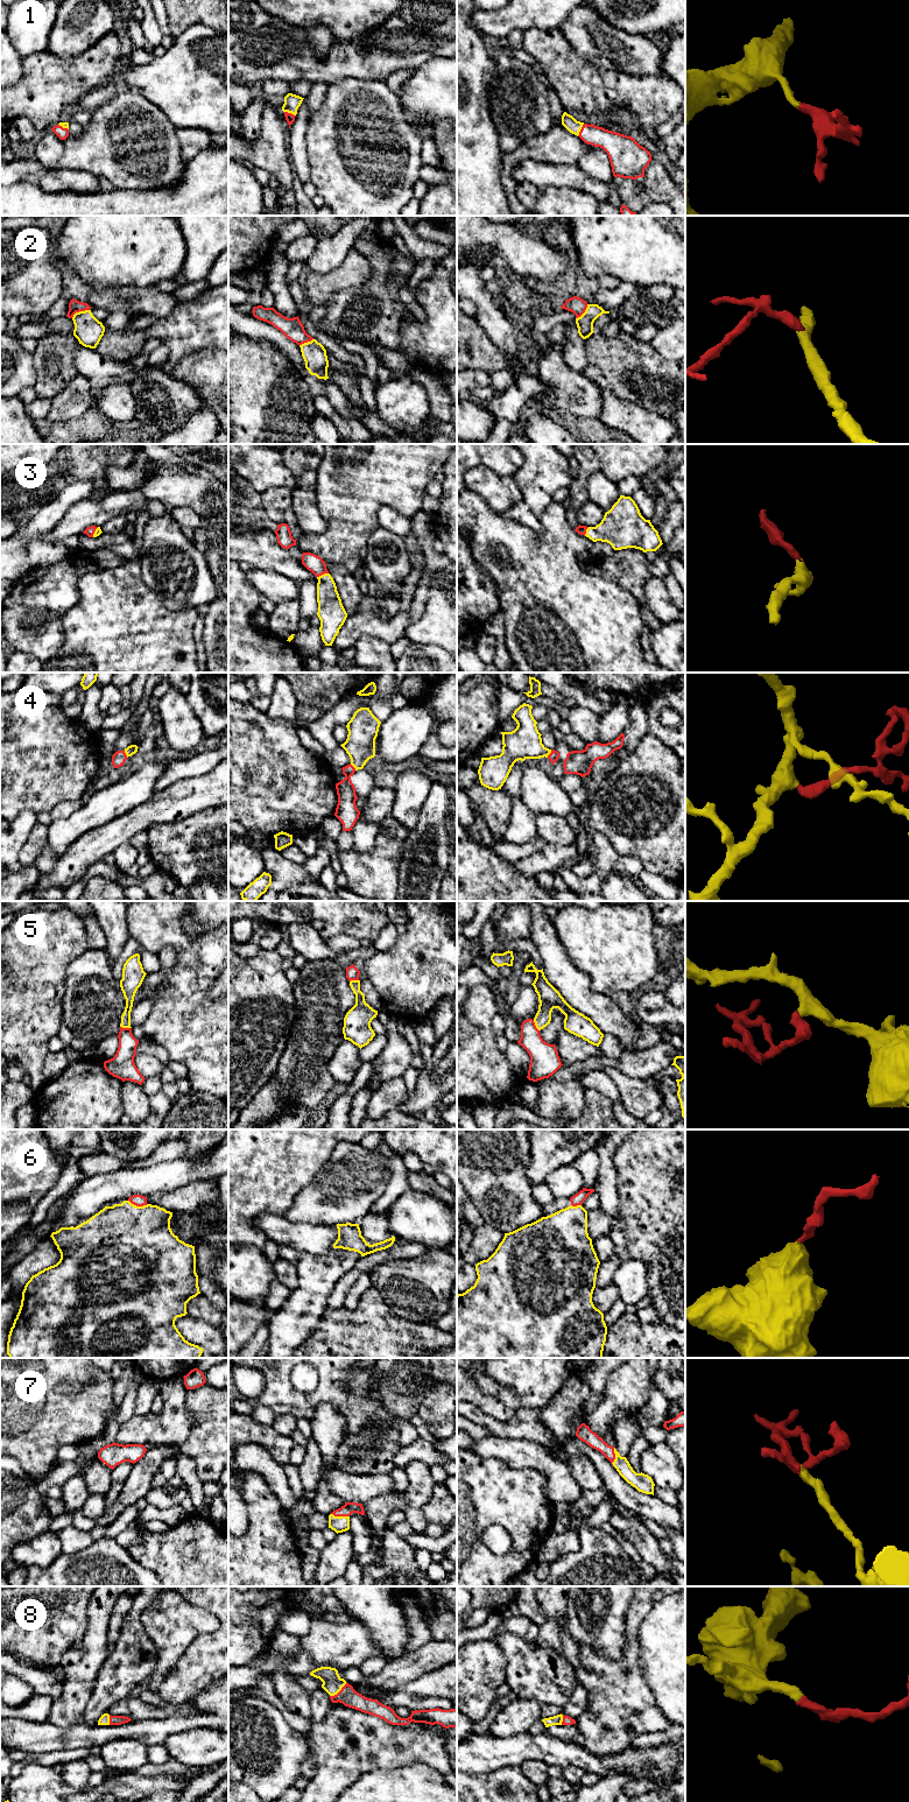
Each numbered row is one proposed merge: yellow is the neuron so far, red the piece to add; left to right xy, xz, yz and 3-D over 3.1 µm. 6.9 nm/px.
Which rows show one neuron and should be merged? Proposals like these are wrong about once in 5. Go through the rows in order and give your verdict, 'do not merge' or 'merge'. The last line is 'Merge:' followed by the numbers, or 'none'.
1: merge
2: do not merge
3: merge
4: merge
5: do not merge
6: do not merge
7: merge
8: merge
Merge: 1, 3, 4, 7, 8

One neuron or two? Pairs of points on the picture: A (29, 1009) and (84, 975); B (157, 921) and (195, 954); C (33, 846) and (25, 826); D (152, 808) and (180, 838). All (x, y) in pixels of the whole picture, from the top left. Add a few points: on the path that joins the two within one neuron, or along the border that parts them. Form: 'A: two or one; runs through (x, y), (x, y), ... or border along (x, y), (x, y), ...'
A: two; border along (72, 959), (65, 975), (63, 1013)
B: one; runs through (167, 930), (185, 947)
C: two; border along (37, 821), (19, 853), (19, 861)
D: two; border along (191, 814), (181, 819), (155, 823), (146, 830)

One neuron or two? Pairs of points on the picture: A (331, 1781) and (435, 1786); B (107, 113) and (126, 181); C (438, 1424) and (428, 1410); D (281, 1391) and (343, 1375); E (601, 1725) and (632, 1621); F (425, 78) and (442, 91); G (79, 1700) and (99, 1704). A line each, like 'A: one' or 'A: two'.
A: two
B: one
C: one
D: one
E: one
F: one
G: two

